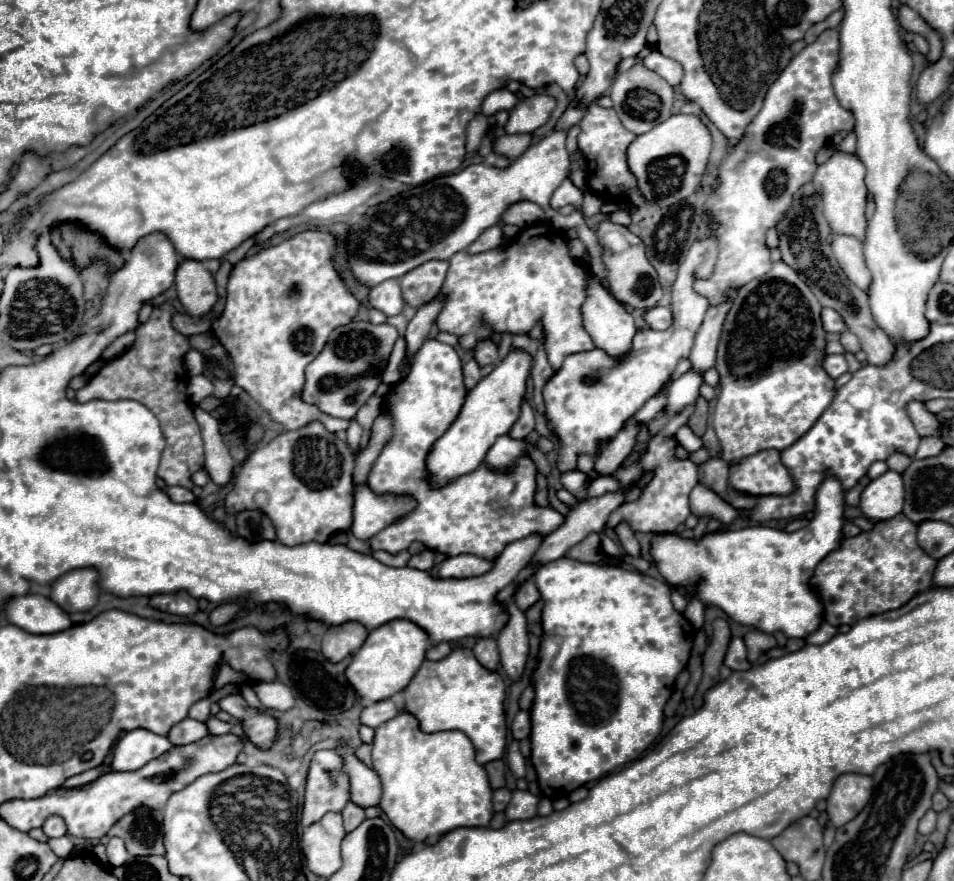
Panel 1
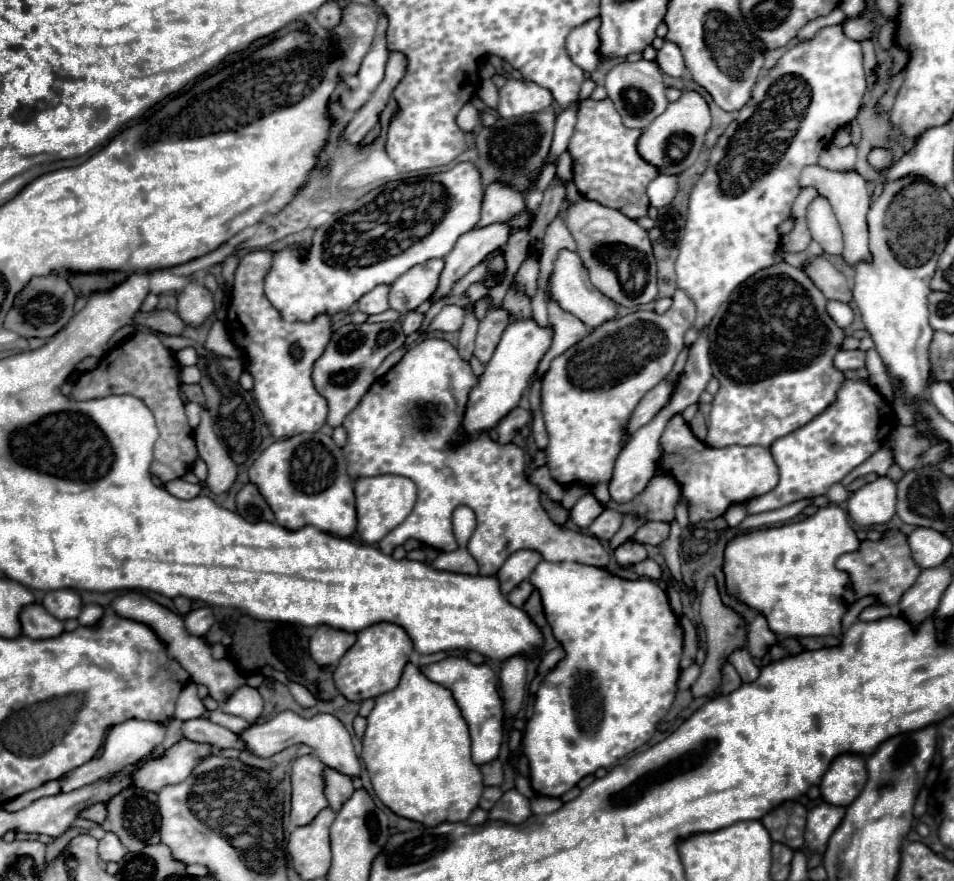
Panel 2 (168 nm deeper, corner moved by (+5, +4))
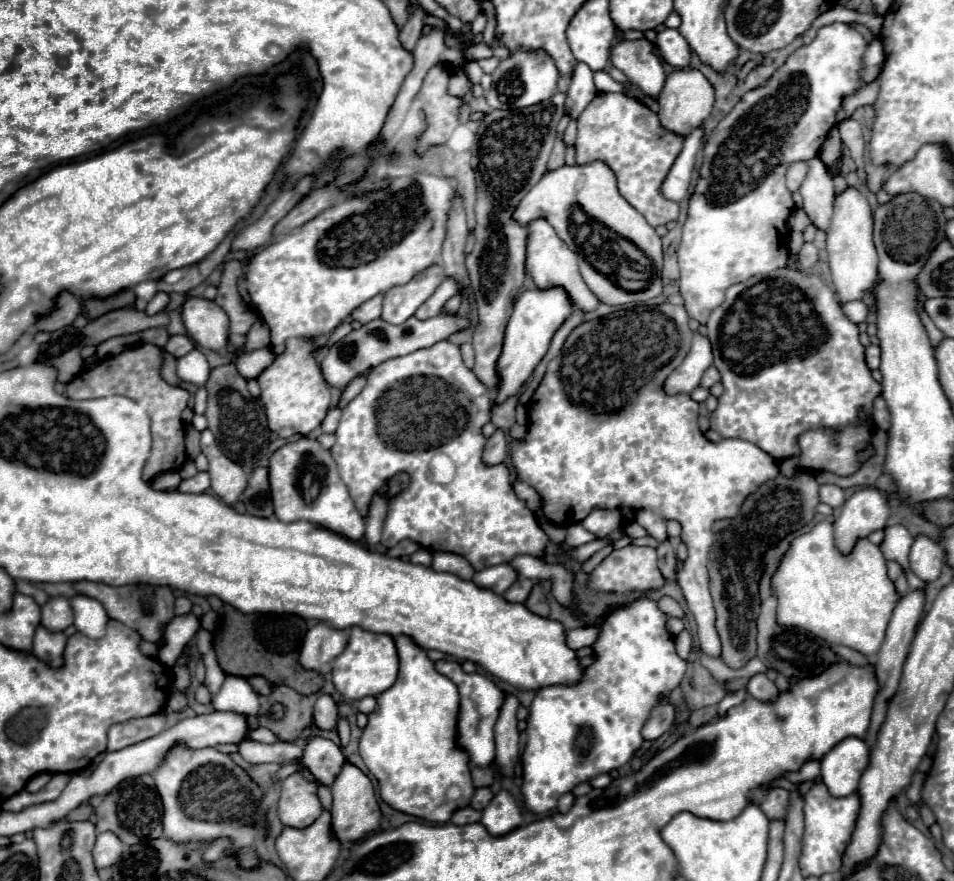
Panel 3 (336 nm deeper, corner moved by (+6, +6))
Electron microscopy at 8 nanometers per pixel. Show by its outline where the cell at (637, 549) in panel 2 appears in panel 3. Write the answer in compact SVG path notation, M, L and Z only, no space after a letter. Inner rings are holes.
M626 546L622 550L612 550L610 556L606 556L590 574L586 582L592 590L596 592L620 592L620 594L630 594L630 592L648 592L648 590L658 590L664 586L664 580L660 580L660 570L658 570L658 556L656 550L650 546Z

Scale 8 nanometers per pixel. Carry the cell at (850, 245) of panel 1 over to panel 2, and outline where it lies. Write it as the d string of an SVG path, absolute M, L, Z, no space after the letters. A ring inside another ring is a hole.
M817 196L809 210L807 210L807 220L809 220L809 230L815 242L823 248L825 254L831 256L841 256L843 254L843 234L839 228L839 222L827 204L825 198Z

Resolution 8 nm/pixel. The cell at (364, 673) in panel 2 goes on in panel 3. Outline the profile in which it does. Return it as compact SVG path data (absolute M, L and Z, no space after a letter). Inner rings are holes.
M362 628L348 630L348 644L344 652L334 658L332 682L346 700L362 700L366 696L378 696L388 690L398 676L398 654L394 638L388 634L374 634Z

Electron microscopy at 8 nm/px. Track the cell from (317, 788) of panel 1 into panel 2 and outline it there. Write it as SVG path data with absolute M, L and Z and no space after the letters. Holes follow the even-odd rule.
M311 754L297 758L291 772L291 784L291 824L305 826L317 812L329 806L323 796L323 762Z

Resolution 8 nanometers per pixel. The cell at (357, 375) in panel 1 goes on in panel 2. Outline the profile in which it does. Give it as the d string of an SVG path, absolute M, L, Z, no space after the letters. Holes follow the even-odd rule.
M401 322L345 324L333 332L327 348L313 364L313 386L329 404L329 416L327 416L329 426L335 428L343 424L345 416L357 408L359 400L367 394L367 390L375 382L375 370L403 342L405 334L401 330Z

